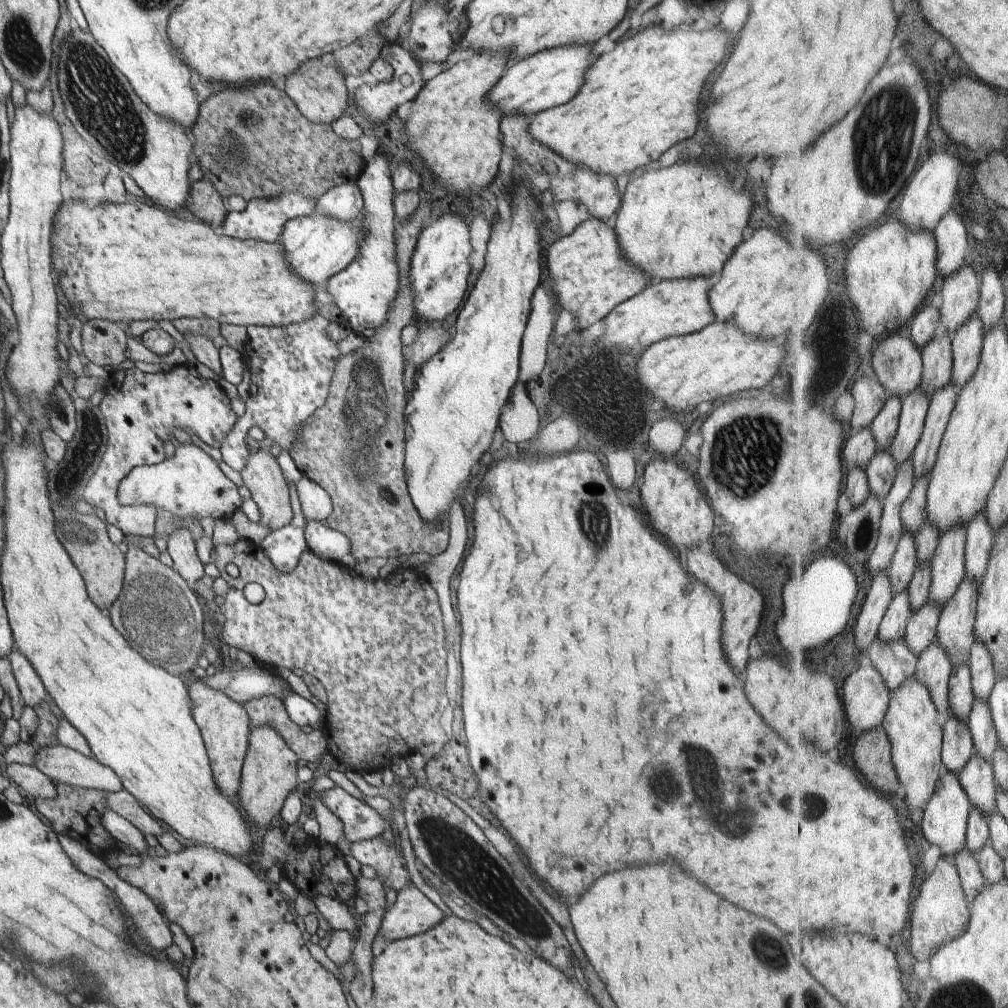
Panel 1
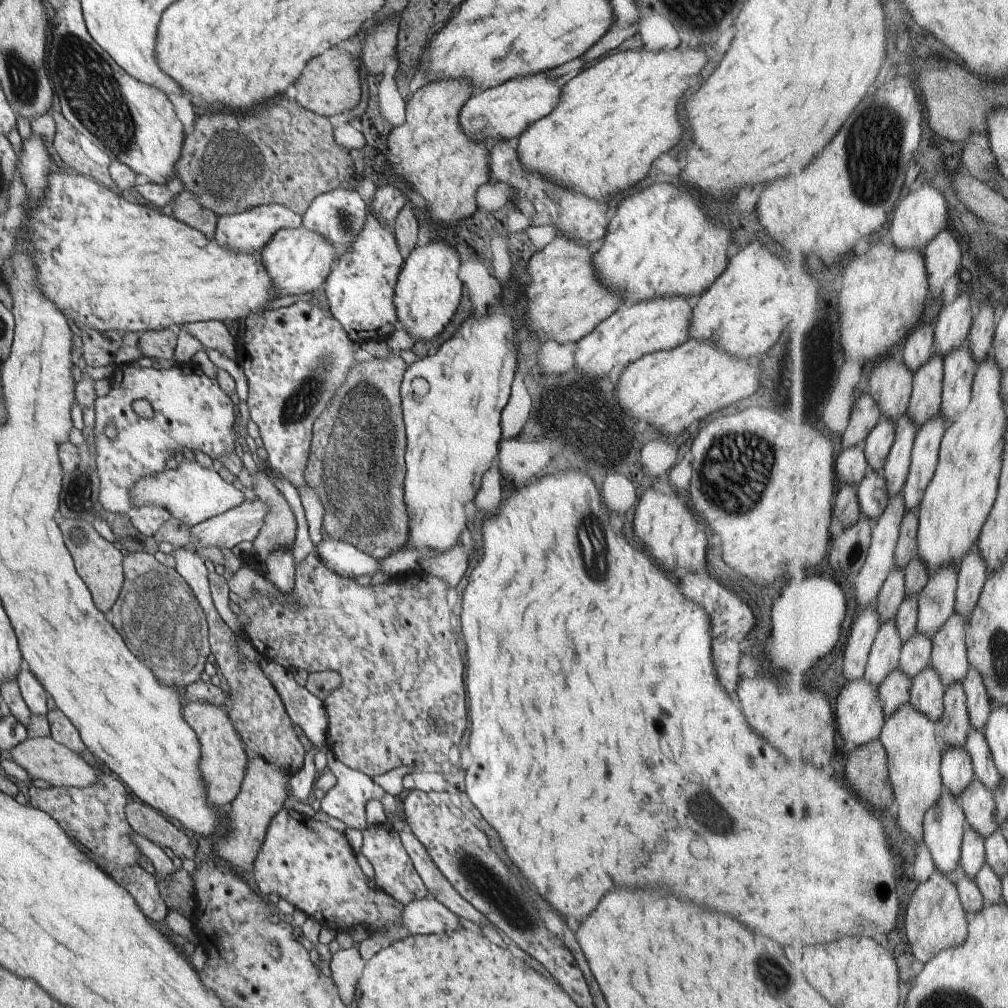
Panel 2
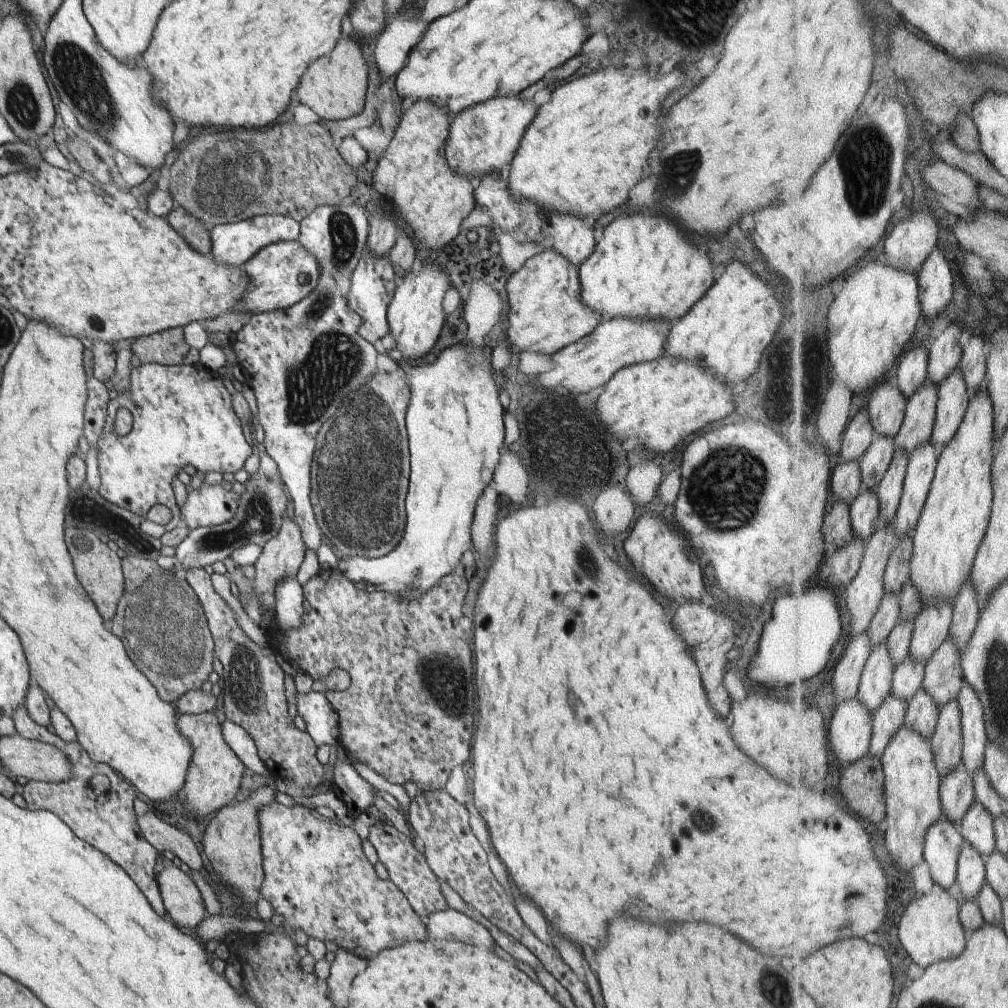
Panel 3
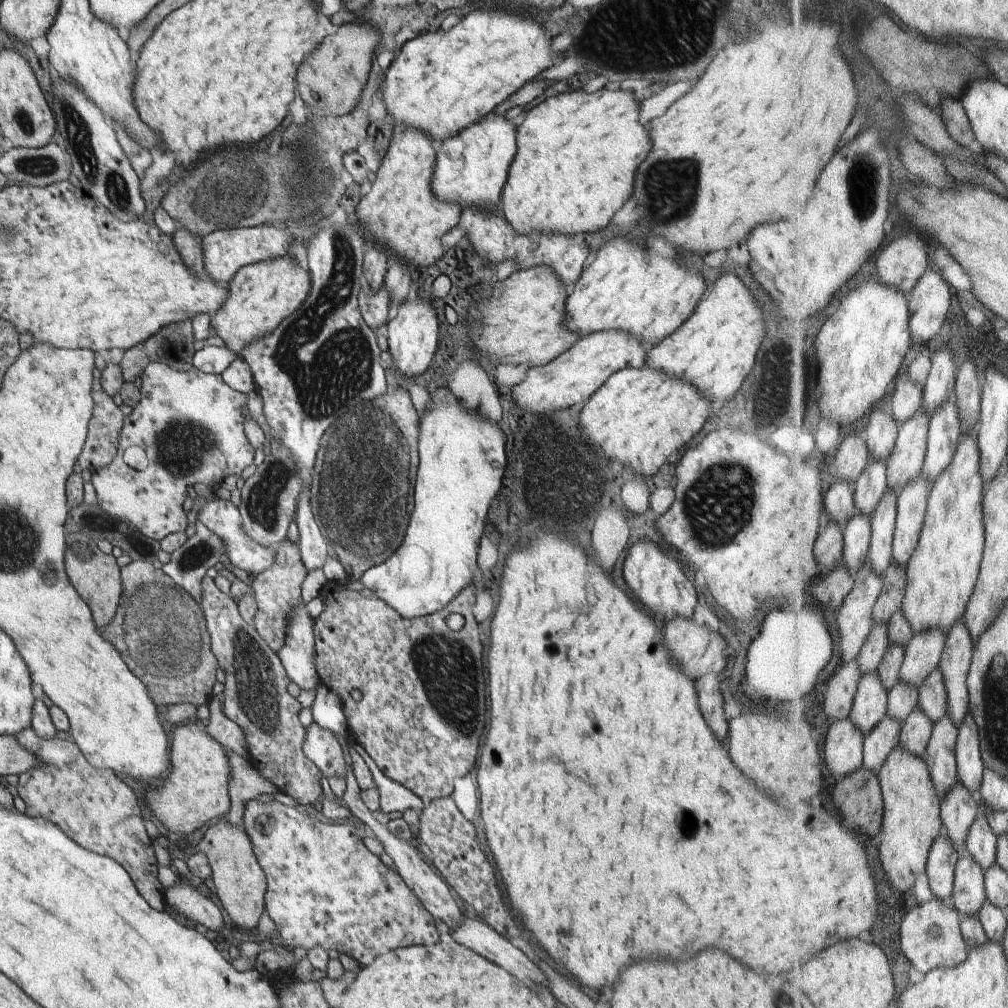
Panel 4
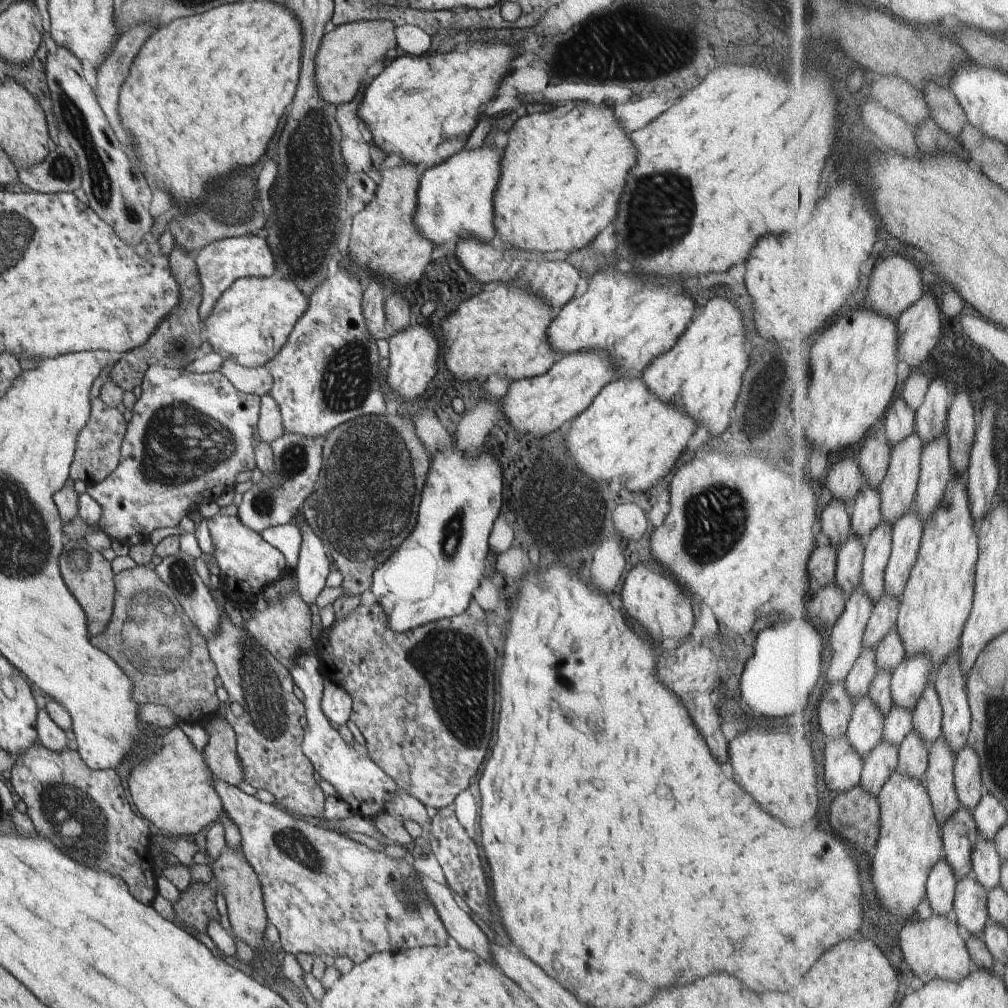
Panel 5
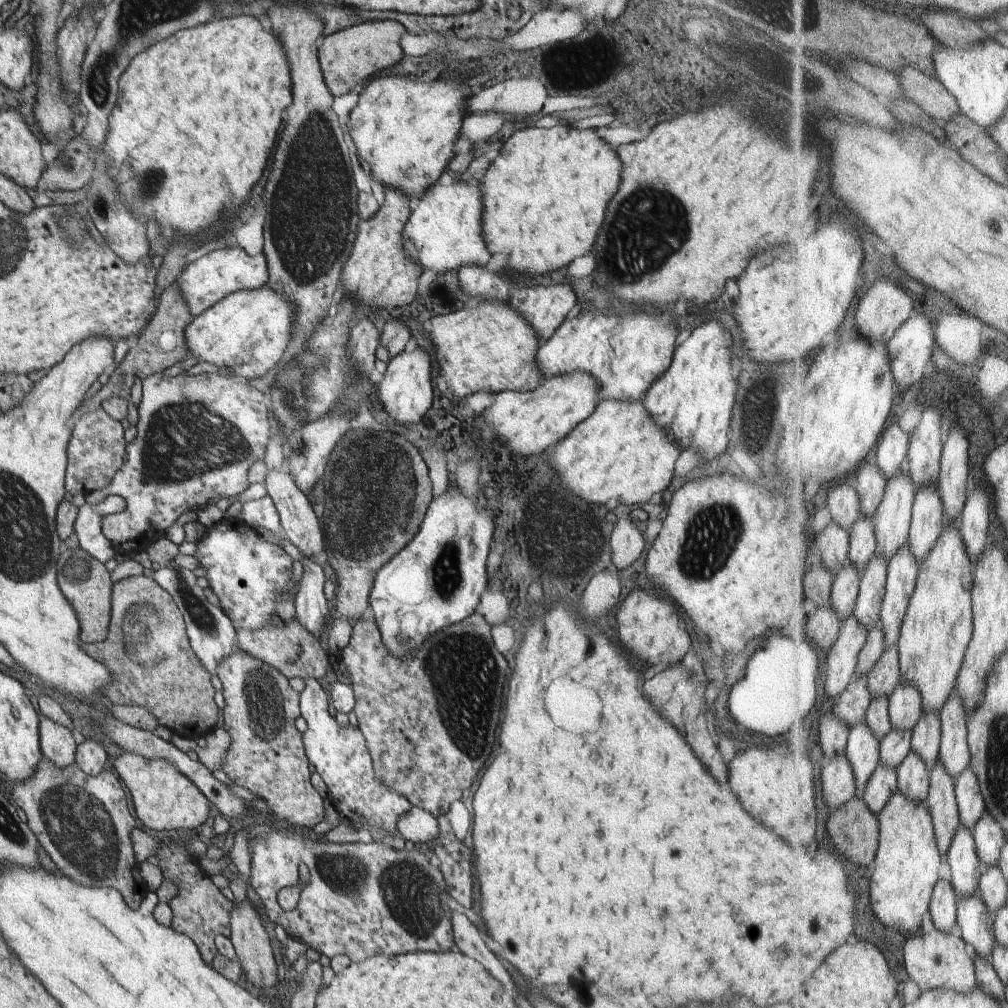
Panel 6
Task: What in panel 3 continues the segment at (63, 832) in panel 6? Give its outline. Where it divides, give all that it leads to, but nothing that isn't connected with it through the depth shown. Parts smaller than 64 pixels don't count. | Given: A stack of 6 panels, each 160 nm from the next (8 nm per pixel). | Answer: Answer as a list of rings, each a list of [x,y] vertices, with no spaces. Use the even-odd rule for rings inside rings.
[[[25,705],[18,707],[11,716],[18,734],[24,738],[40,741],[58,748],[69,758],[71,777],[62,782],[28,781],[23,786],[23,797],[30,810],[46,809],[53,812],[70,830],[88,845],[107,853],[120,865],[136,886],[144,893],[152,908],[162,916],[166,909],[159,891],[157,873],[154,866],[159,861],[159,853],[143,835],[137,815],[134,812],[135,786],[120,776],[110,765],[94,762],[82,745],[76,740],[66,742],[46,727],[38,726],[30,718]]]

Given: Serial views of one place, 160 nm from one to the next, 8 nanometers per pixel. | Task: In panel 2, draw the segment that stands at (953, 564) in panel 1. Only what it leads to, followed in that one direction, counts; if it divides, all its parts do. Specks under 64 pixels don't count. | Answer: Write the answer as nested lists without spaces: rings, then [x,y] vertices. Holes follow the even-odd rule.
[[[948,567],[934,574],[921,597],[919,632],[936,636],[957,613],[960,568]]]

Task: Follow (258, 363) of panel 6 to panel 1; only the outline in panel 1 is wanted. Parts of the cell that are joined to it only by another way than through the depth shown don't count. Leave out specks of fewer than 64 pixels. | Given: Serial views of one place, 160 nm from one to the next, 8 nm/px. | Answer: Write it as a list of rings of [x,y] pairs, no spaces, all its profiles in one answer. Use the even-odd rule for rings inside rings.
[[[314,212],[307,217],[290,219],[284,225],[278,242],[285,252],[285,261],[302,280],[311,285],[322,284],[342,272],[358,254],[359,242],[363,239],[362,223],[345,223]]]

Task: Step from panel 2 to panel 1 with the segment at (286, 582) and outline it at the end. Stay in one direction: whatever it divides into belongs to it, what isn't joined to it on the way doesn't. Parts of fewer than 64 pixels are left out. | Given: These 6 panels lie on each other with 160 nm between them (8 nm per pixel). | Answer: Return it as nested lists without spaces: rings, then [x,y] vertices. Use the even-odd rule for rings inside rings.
[[[294,504],[294,520],[285,527],[271,531],[260,547],[270,562],[282,573],[291,573],[298,564],[300,555],[308,548],[305,539],[307,522],[302,518],[300,504]]]

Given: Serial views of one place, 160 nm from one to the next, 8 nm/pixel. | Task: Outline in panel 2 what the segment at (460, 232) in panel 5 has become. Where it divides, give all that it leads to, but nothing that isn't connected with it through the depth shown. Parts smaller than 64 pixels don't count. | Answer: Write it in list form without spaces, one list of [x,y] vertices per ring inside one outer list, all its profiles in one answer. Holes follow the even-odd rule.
[[[547,73],[510,79],[497,87],[472,94],[459,112],[463,133],[475,143],[492,146],[500,141],[516,141],[533,122],[550,114],[557,105],[561,88],[556,85],[558,78],[550,79]]]

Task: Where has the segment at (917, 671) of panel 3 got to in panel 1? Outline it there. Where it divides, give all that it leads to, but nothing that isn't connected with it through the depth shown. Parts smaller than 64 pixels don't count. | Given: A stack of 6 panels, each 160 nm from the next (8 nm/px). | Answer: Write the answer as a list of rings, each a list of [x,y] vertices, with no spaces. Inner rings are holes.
[[[928,603],[911,618],[907,629],[907,645],[922,656],[934,643],[938,642],[939,626],[944,605]]]

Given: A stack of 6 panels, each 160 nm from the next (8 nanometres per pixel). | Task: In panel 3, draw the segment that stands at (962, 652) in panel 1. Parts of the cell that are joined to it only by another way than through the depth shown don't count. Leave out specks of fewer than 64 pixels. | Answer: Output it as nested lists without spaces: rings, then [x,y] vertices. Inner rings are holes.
[[[948,639],[927,666],[927,677],[923,688],[926,689],[941,707],[959,698],[966,688],[964,654],[959,647]]]

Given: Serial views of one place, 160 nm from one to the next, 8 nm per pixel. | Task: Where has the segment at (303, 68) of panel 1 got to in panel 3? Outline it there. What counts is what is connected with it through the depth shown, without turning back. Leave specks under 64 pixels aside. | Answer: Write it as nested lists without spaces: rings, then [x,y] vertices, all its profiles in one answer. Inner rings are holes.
[[[354,35],[340,37],[334,50],[310,63],[302,75],[297,89],[296,99],[309,107],[326,121],[344,120],[360,114],[365,107],[369,68],[362,55],[361,43]]]

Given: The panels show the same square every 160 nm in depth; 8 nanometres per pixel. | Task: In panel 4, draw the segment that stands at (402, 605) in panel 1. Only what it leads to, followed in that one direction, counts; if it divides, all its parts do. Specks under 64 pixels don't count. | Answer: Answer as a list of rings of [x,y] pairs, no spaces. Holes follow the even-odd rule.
[[[328,581],[320,593],[320,597],[324,599],[327,607],[313,621],[316,649],[315,665],[319,680],[330,690],[336,691],[341,698],[352,740],[370,755],[370,758],[376,762],[376,766],[390,780],[409,788],[416,796],[424,800],[424,804],[439,798],[447,799],[451,796],[454,790],[454,780],[466,776],[474,768],[474,762],[478,762],[478,746],[482,746],[482,734],[486,734],[486,676],[484,676],[484,660],[482,660],[484,648],[480,642],[478,622],[474,620],[474,614],[472,614],[472,607],[476,604],[476,587],[472,583],[465,586],[458,593],[458,596],[455,596],[454,600],[449,602],[441,611],[423,617],[407,619],[400,616],[396,610],[378,597],[365,598],[358,591],[351,591],[346,587],[338,586],[334,581]],[[452,612],[462,614],[466,620],[466,624],[459,631],[453,631],[446,623],[446,617]]]

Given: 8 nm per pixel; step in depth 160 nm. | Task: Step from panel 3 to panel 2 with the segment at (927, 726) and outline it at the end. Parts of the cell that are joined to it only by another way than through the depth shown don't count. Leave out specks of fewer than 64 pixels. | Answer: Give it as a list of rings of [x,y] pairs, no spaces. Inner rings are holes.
[[[932,666],[917,676],[911,704],[936,722],[942,722],[946,714],[948,692],[942,675]]]

